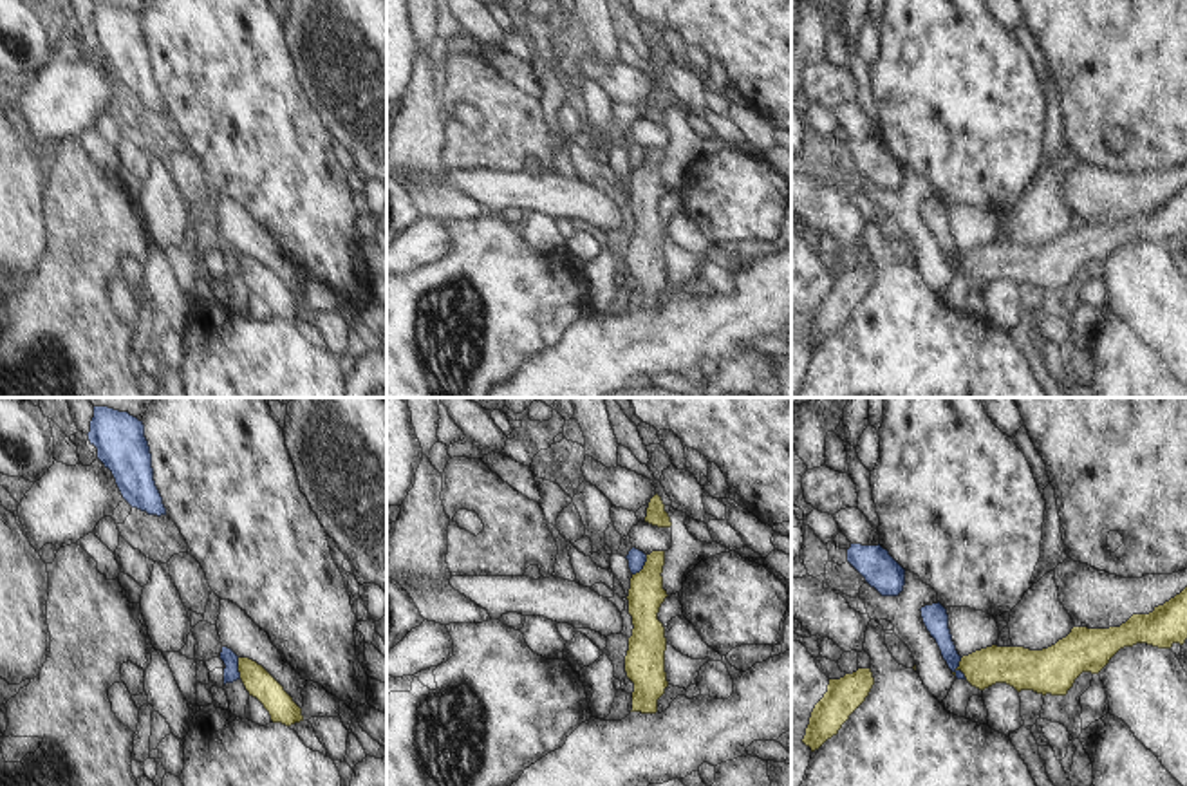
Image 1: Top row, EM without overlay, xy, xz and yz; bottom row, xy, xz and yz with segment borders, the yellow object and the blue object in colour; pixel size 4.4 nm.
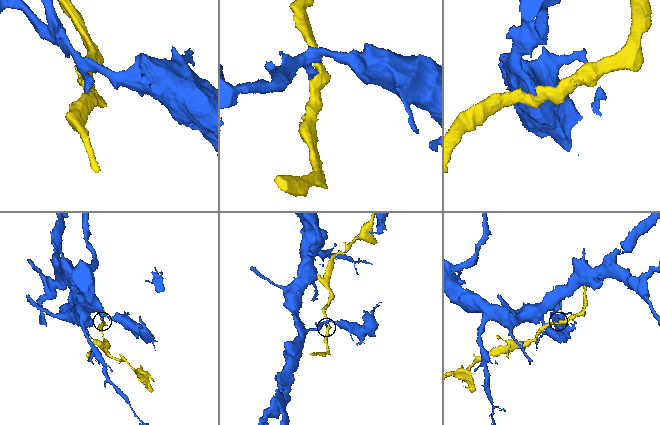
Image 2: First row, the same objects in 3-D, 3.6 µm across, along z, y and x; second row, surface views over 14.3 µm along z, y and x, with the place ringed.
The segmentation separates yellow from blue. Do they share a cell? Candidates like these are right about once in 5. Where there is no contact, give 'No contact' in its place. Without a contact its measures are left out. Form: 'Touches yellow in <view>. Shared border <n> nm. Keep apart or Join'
Touches yellow in yz. Shared border 100 nm. Keep apart.

